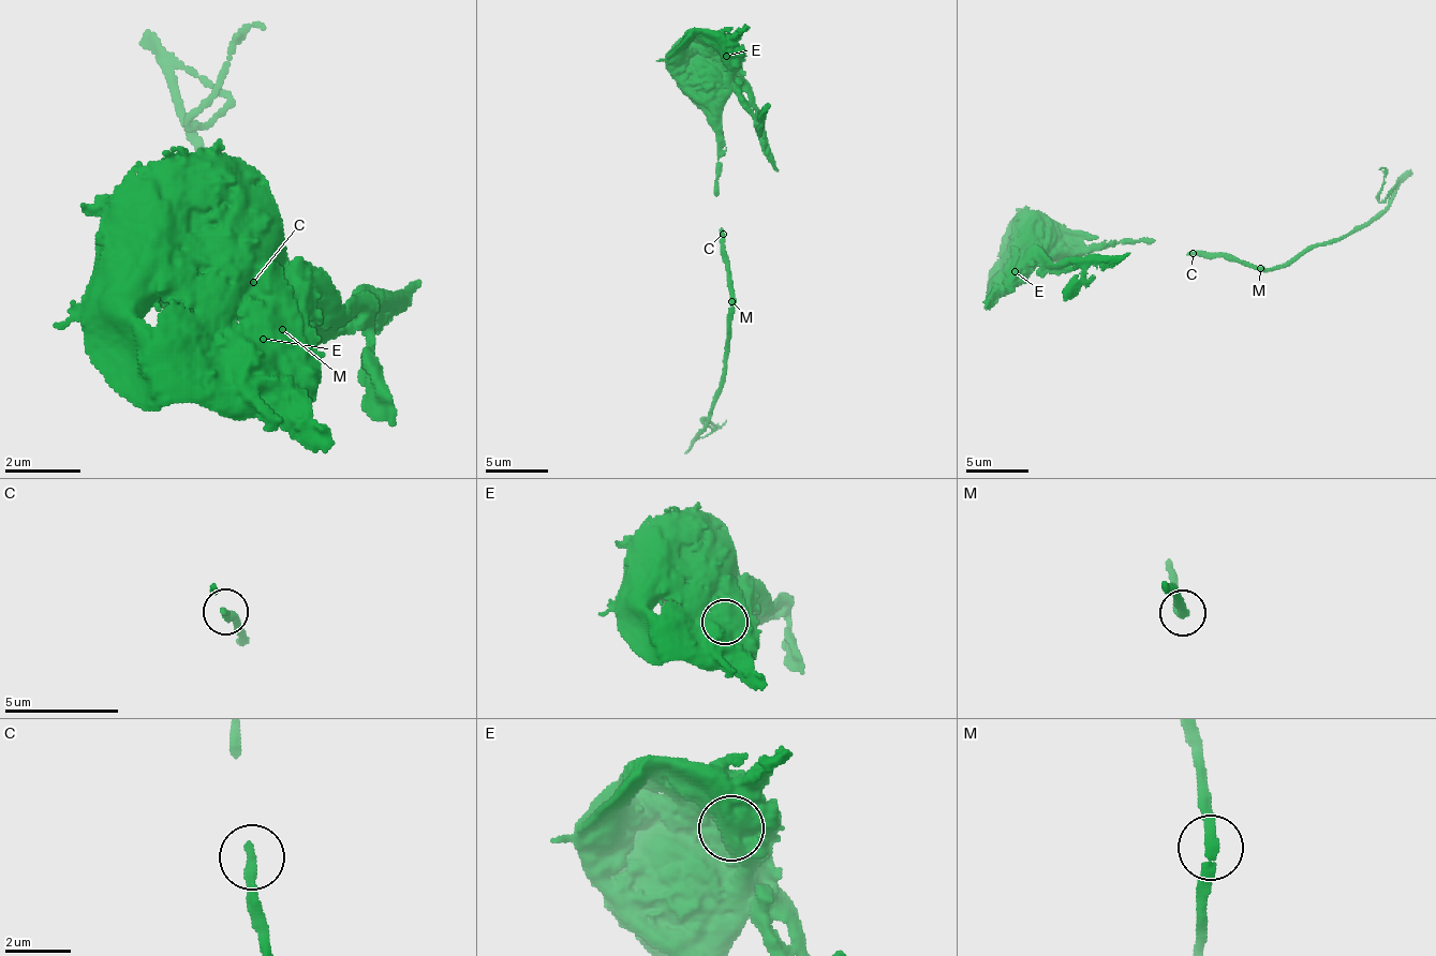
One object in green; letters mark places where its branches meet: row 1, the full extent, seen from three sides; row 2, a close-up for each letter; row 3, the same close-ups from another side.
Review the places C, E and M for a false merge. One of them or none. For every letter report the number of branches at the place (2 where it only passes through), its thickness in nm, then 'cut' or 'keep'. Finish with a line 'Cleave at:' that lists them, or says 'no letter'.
C: branches 1; calibre 320 nm; keep
E: branches 1; calibre 1200 nm; cut
M: branches 2; calibre 280 nm; keep
Cleave at: E

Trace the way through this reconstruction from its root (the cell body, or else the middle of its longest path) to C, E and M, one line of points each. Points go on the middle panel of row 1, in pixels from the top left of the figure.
C: (706, 77), (699, 71), (702, 92), (712, 108), (712, 124), (722, 134), (715, 181), (722, 235)
E: (706, 77), (699, 71), (702, 64), (725, 55)
M: (706, 77), (699, 71), (702, 92), (712, 108), (712, 124), (722, 134), (715, 197), (731, 301)

